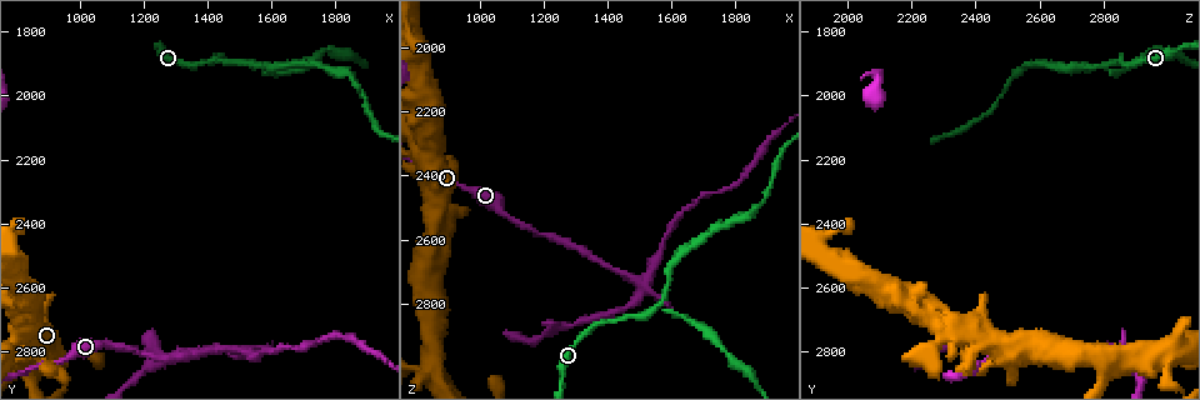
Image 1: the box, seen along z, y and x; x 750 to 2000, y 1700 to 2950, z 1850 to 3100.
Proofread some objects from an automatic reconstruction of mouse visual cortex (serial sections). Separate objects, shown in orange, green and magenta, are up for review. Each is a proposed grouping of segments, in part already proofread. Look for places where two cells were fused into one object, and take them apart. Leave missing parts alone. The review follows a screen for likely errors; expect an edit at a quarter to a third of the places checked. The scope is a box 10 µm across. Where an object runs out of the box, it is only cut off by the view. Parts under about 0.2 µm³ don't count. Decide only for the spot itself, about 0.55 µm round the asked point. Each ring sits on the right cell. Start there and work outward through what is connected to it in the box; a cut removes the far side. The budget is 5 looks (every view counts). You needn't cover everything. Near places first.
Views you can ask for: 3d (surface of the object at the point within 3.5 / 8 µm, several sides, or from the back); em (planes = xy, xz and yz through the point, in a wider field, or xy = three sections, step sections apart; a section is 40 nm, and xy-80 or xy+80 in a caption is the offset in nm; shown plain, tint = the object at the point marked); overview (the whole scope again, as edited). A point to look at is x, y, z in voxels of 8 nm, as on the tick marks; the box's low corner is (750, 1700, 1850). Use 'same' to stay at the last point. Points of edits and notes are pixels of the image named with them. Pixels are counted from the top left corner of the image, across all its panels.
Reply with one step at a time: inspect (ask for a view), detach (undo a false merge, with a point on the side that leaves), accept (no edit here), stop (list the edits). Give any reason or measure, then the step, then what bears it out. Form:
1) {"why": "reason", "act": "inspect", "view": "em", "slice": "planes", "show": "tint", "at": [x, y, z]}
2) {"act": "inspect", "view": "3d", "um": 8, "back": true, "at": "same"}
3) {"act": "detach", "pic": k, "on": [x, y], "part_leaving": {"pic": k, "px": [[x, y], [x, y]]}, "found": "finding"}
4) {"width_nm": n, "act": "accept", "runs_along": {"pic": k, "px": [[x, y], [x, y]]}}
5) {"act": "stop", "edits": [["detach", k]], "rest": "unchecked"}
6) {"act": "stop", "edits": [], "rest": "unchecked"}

{"why": "arms part here", "act": "inspect", "view": "3d", "um": 3.5, "at": [1550, 1900, 2810]}

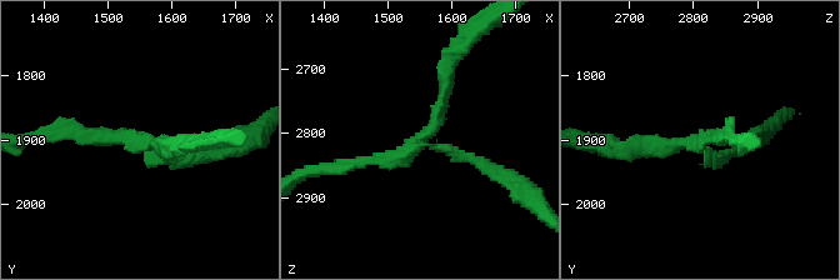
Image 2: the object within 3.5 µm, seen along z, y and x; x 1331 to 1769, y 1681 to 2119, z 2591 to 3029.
{"why": "shape alone is not enough", "act": "inspect", "view": "em", "slice": "xy", "step": 2, "show": "tint", "at": [1550, 1910, 2805]}

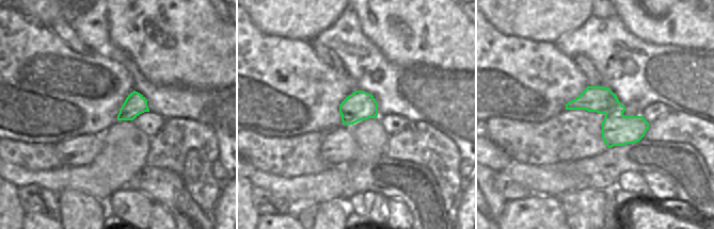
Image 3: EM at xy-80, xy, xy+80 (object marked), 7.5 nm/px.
{"arm_widths_nm": [150, 150, 200], "act": "detach", "pic": 2, "on": [476, 160], "part_leaving": {"pic": 2, "px": [[435, 148], [478, 160], [535, 195]]}, "found": "two cells meet here"}

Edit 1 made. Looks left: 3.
{"why": "abrupt turn", "act": "inspect", "view": "3d", "um": 8, "at": [1520, 2790, 2740]}

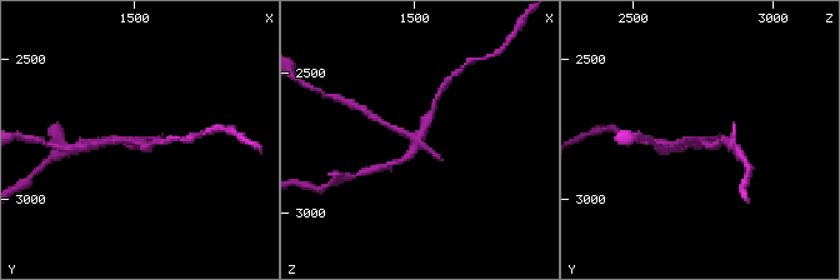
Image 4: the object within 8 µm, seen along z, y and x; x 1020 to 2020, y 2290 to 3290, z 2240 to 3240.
{"act": "inspect", "view": "em", "slice": "xy", "step": 2, "show": "tint", "at": "same"}

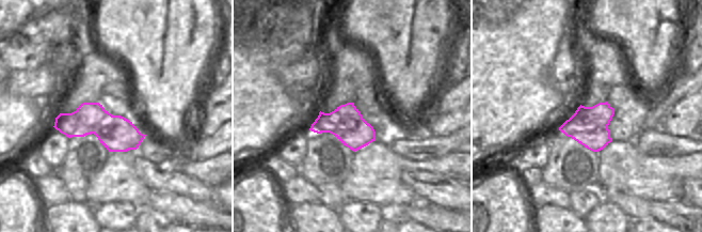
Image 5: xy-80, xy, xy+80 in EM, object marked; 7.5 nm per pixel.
{"width_nm": 260, "act": "accept", "runs_along": {"pic": 4, "px": [[386, 124], [420, 141], [400, 161]]}, "found": "one cell here"}

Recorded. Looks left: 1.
{"act": "stop", "edits": [["detach", 2]], "rest": "unchecked"}

